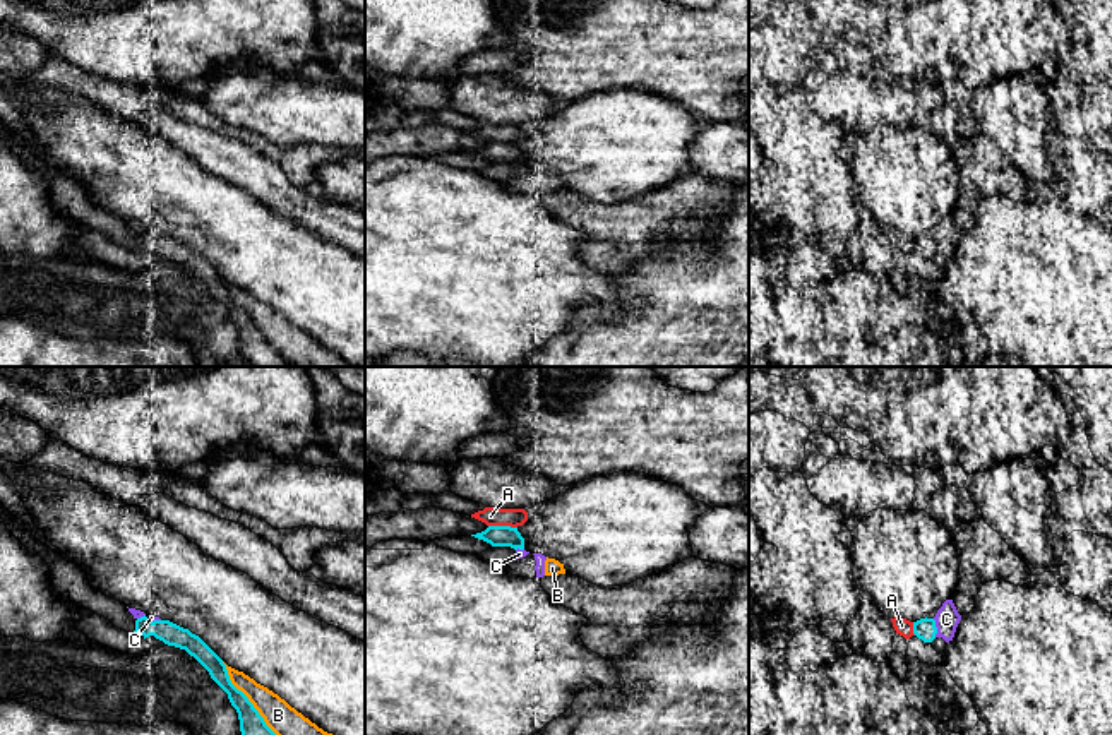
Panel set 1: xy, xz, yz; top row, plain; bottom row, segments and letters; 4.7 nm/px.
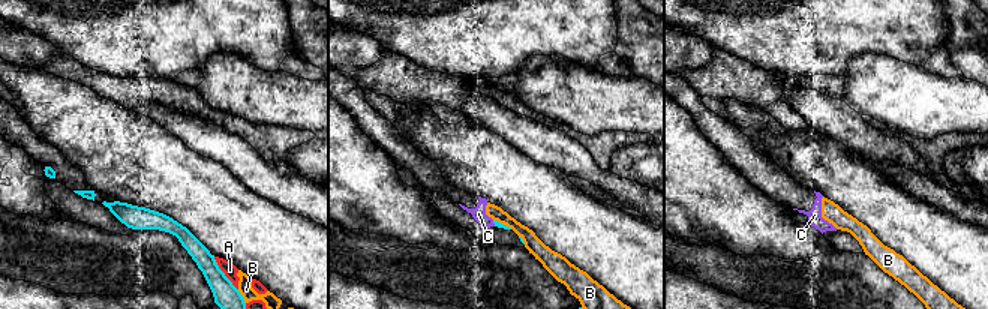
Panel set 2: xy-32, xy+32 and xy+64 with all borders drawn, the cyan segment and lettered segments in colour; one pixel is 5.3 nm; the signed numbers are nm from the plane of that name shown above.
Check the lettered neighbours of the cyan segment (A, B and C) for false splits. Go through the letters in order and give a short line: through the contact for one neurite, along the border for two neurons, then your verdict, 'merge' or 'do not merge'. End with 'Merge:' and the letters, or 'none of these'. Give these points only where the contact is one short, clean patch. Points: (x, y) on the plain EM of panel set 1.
A: merge
B: do not merge
C: do not merge
Merge: A

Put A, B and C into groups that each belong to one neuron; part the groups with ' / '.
A / B C

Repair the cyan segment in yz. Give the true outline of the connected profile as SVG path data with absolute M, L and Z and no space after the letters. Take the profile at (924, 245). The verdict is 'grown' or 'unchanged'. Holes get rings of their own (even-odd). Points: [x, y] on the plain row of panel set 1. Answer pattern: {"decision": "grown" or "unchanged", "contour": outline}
{"decision": "unchanged", "contour": "M925 233L913 238L913 250L924 259L932 259L937 250L936 236Z"}

